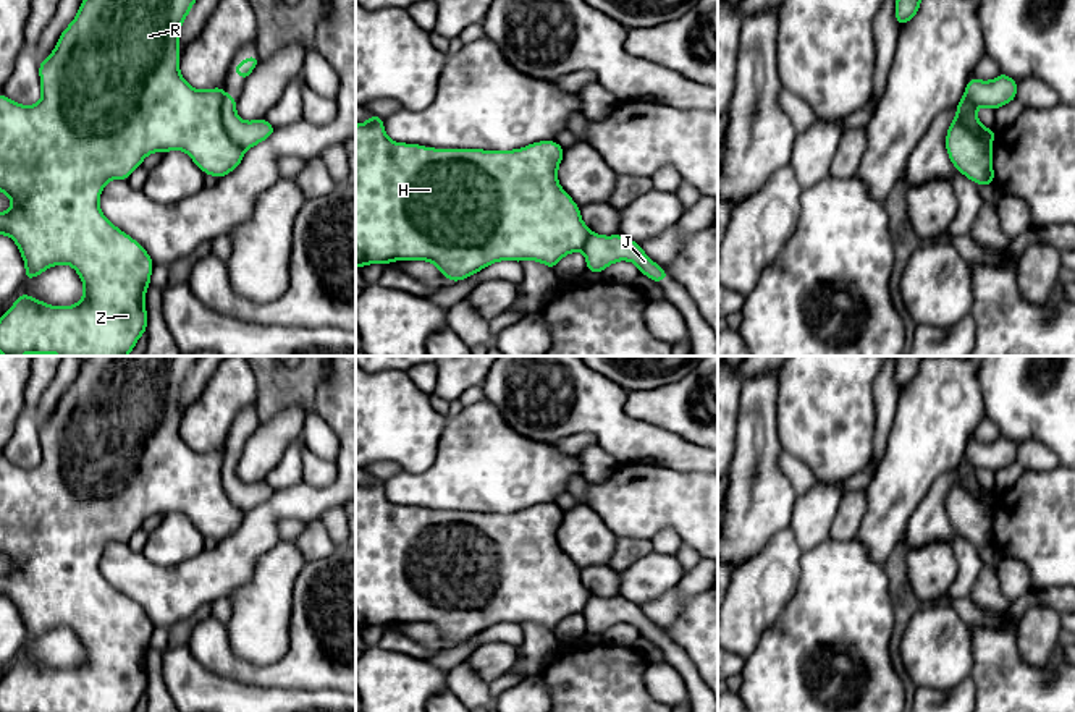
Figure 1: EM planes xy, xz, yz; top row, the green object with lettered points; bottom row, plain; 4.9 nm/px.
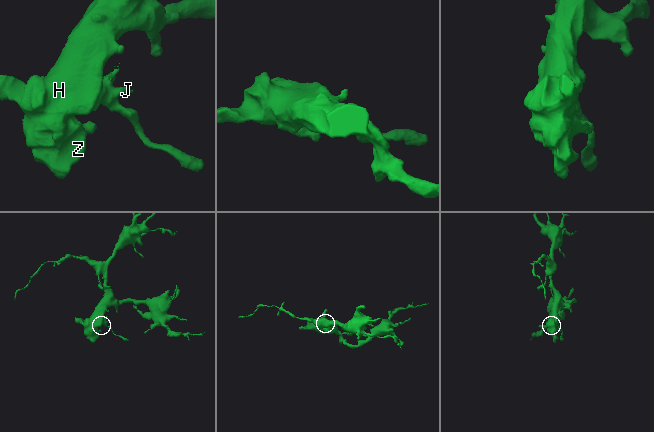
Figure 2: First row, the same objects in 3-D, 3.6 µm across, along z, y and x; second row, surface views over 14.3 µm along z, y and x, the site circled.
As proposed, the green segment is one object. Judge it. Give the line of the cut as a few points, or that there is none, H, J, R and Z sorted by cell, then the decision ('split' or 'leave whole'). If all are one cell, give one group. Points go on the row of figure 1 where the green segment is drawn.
cut in xy along (225, 93), (223, 128), (244, 151); H R Z / J; split

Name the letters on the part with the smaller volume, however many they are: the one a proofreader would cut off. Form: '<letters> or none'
J

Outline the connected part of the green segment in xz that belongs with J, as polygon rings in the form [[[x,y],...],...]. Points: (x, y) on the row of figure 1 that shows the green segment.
[[[592,233],[582,252],[588,272],[601,273],[608,265],[618,261],[629,261],[639,267],[640,273],[650,277],[656,283],[669,278],[666,270],[655,264],[639,243],[621,235],[603,236]]]

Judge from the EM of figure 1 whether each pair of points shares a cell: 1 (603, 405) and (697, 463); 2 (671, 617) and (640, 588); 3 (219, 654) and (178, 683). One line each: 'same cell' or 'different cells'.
1: same cell
2: different cells
3: different cells

